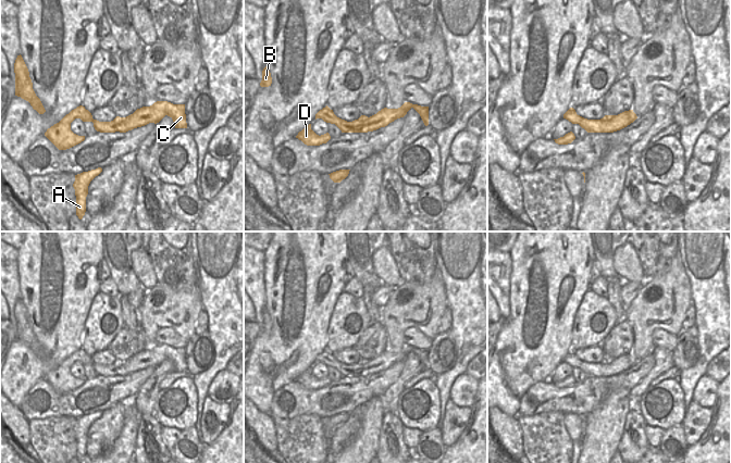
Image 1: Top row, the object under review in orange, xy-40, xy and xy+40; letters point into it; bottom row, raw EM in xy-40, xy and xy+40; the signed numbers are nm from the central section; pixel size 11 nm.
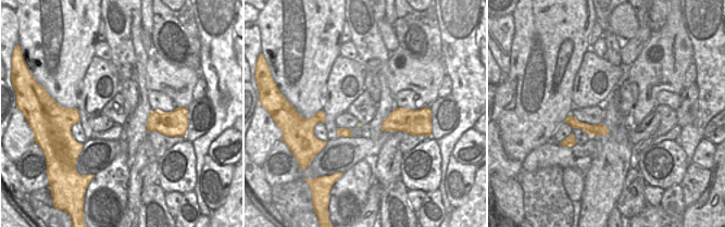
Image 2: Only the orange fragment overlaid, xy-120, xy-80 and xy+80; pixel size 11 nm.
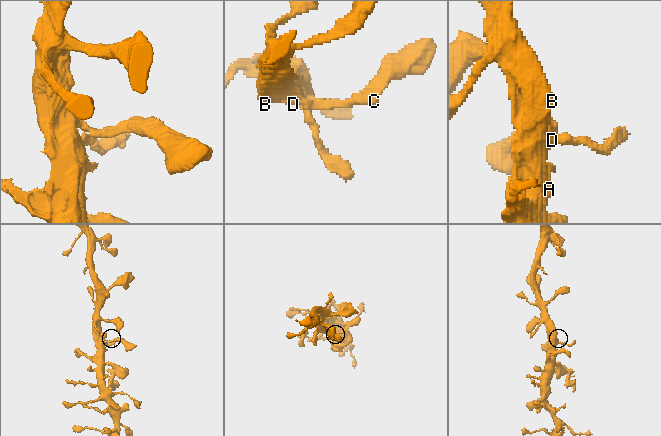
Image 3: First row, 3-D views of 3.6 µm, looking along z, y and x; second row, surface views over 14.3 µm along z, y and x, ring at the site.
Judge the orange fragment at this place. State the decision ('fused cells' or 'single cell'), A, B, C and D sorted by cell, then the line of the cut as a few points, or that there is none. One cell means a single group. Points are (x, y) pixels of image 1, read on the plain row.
single cell | A B C D | no cut

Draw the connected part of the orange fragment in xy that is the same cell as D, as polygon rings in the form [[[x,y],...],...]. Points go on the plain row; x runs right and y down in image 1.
[[[309,367],[306,372],[298,376],[296,381],[301,384],[307,389],[320,389],[322,387],[326,387],[331,383],[331,379],[329,376],[321,379],[317,378],[311,373],[311,367]]]

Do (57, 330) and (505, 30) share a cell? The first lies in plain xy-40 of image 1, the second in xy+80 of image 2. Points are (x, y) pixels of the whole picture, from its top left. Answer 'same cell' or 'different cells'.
different cells

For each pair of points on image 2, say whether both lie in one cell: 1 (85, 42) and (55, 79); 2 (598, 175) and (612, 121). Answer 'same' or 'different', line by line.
1: same
2: same

